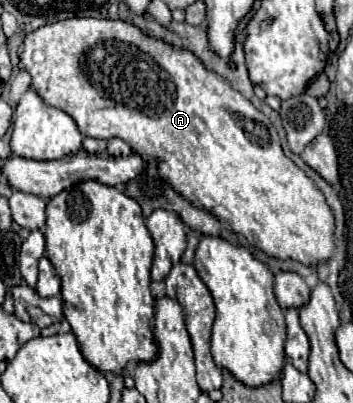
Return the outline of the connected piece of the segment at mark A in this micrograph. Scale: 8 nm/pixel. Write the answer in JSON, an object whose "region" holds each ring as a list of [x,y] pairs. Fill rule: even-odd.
{"region":[[[72,17],[72,19],[64,19],[64,21],[56,21],[50,25],[44,25],[36,31],[30,31],[24,37],[22,43],[22,53],[20,53],[20,69],[28,71],[32,77],[32,89],[42,97],[42,101],[46,105],[52,105],[56,109],[66,111],[78,125],[80,133],[84,137],[96,137],[96,139],[124,139],[138,155],[144,155],[144,159],[148,159],[148,163],[152,163],[158,173],[182,195],[186,197],[190,203],[194,203],[196,207],[206,207],[212,213],[216,213],[216,217],[230,225],[230,229],[234,233],[240,233],[250,247],[264,251],[266,255],[274,257],[274,259],[294,259],[300,261],[302,265],[308,267],[316,267],[318,263],[326,263],[332,259],[334,255],[334,215],[330,205],[326,203],[324,193],[316,187],[316,183],[290,159],[284,155],[282,147],[280,147],[280,137],[276,133],[276,129],[272,127],[272,123],[268,121],[268,117],[258,111],[246,97],[242,97],[236,89],[230,87],[230,83],[226,83],[218,73],[208,71],[196,57],[194,53],[186,51],[186,49],[174,49],[172,45],[148,37],[144,35],[136,25],[126,23],[126,21],[112,21],[112,19],[94,19],[94,17]]]}

